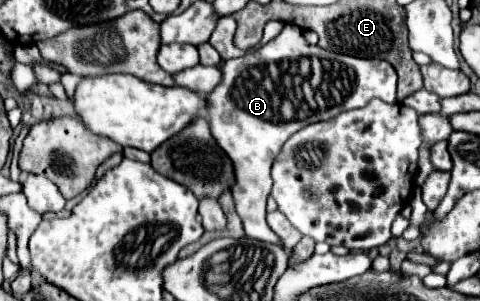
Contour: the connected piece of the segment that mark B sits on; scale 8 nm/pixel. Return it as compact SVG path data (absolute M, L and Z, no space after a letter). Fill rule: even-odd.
M286 24L284 30L260 46L258 52L224 60L218 68L222 80L206 96L206 112L214 140L234 164L236 182L232 186L232 198L236 212L242 218L248 238L280 244L280 238L266 224L266 198L272 188L270 166L282 144L304 126L330 120L352 108L362 108L372 98L394 104L396 70L386 60L356 58L312 46L294 24ZM306 58L318 58L324 64L320 88L314 88L310 82L312 68L300 68L300 62ZM324 82L328 88L324 88Z

